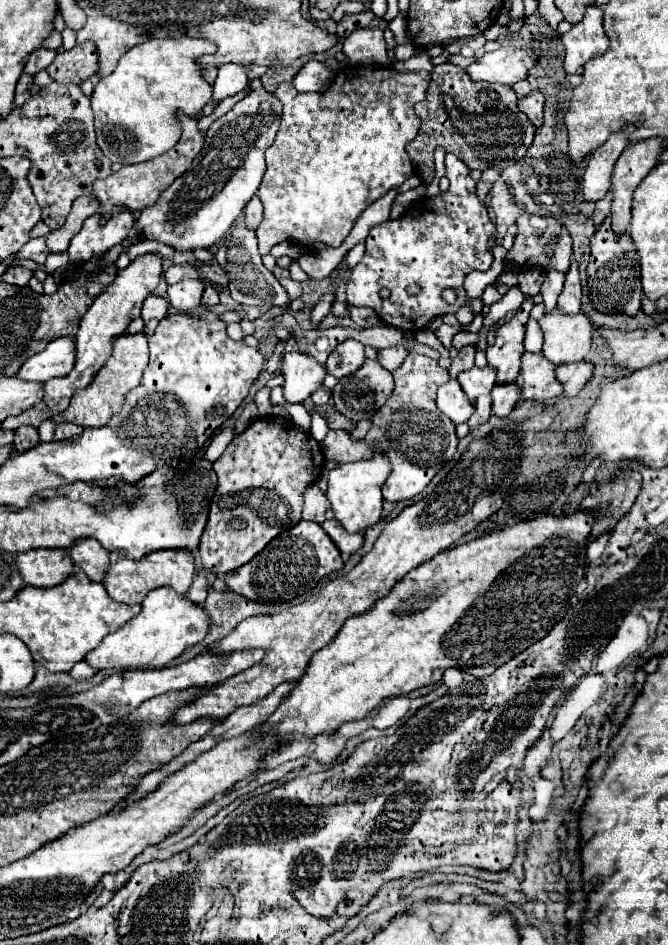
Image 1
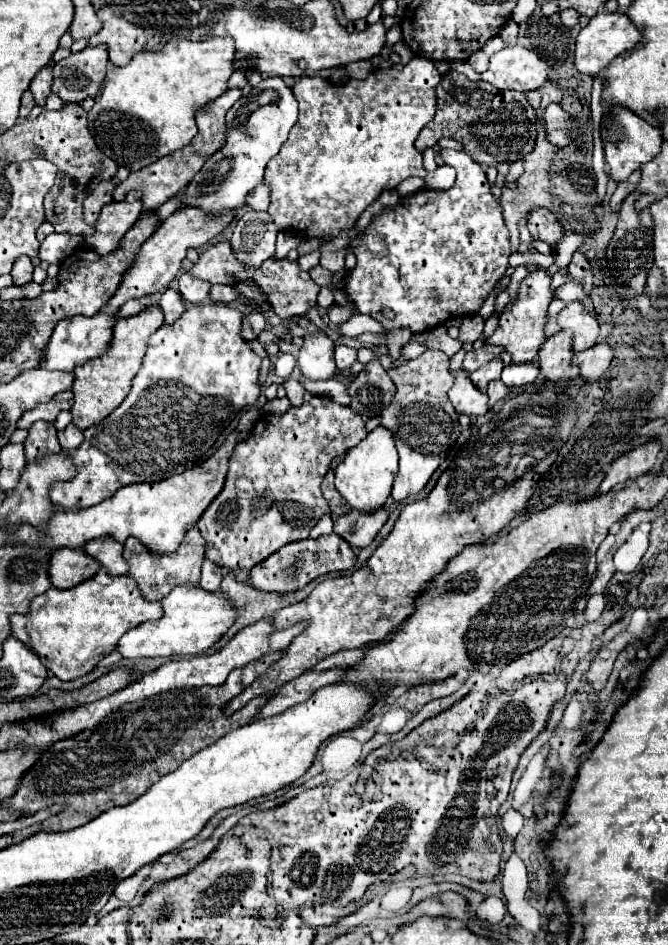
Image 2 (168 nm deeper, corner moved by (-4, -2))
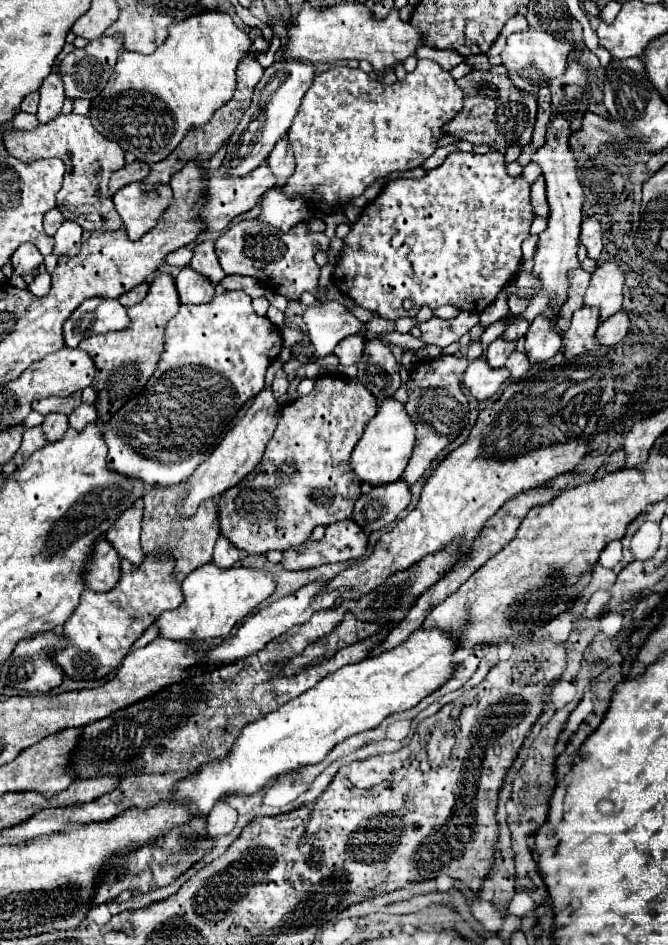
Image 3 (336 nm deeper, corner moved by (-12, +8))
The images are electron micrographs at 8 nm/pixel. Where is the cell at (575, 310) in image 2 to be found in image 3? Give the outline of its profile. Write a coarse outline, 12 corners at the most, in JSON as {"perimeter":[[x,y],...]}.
{"perimeter":[[613,259],[591,275],[583,305],[609,319],[623,303],[623,271]]}

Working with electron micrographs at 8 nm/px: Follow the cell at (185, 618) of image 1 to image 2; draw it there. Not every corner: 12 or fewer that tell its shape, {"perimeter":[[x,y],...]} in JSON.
{"perimeter":[[175,587],[119,639],[125,659],[201,655],[235,623],[221,591]]}

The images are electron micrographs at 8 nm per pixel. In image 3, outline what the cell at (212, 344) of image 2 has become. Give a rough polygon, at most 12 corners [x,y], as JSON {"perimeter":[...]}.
{"perimeter":[[245,291],[181,305],[107,467],[185,481],[265,387],[279,329]]}

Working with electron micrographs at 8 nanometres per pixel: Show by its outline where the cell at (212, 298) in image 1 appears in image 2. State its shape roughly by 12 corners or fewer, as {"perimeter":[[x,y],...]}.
{"perimeter":[[213,285],[215,303],[231,303],[239,297],[231,285]]}

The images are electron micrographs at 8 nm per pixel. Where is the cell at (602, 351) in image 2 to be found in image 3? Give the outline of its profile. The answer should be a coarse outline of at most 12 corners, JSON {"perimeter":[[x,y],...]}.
{"perimeter":[[617,311],[603,321],[595,339],[603,347],[615,347],[627,335],[629,319]]}

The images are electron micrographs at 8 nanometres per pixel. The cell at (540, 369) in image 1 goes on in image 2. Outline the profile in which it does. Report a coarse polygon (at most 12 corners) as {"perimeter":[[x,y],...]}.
{"perimeter":[[571,331],[549,337],[539,351],[541,375],[573,379]]}

